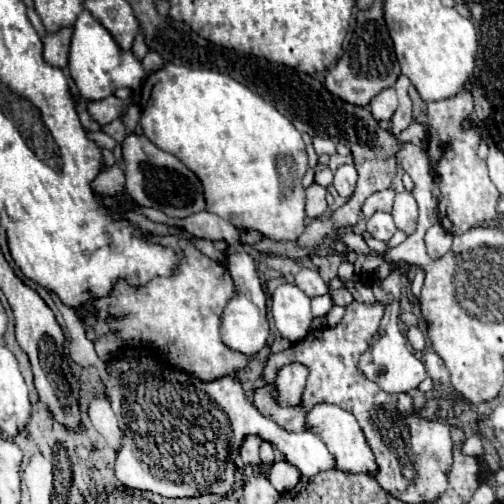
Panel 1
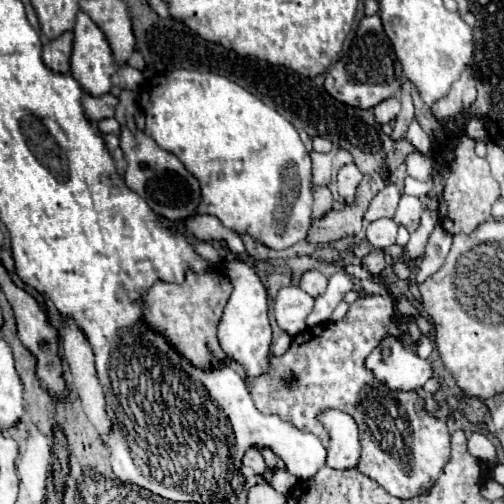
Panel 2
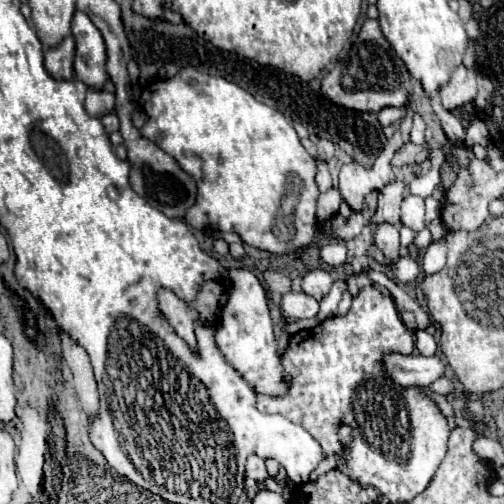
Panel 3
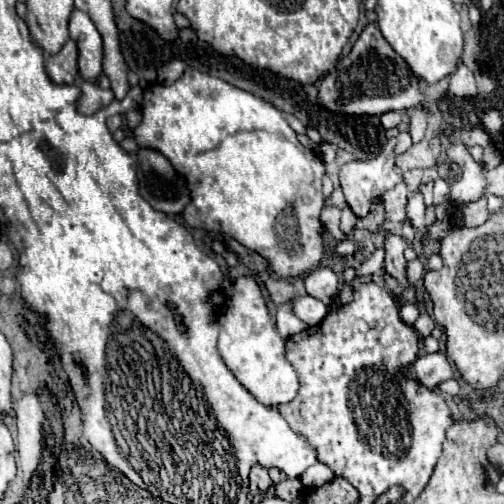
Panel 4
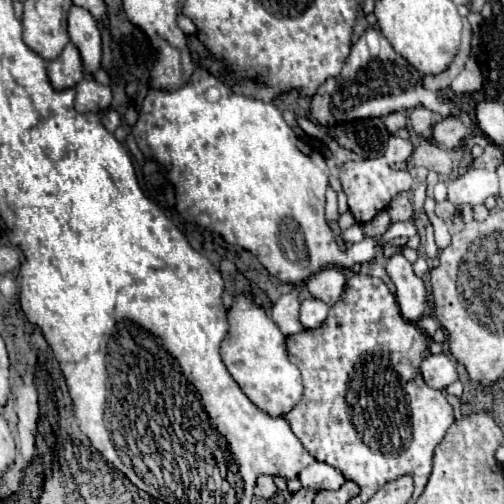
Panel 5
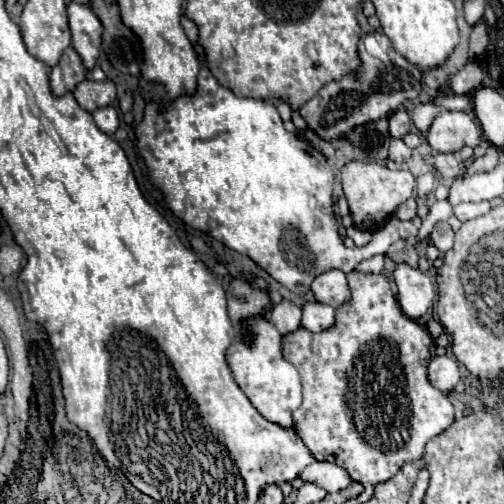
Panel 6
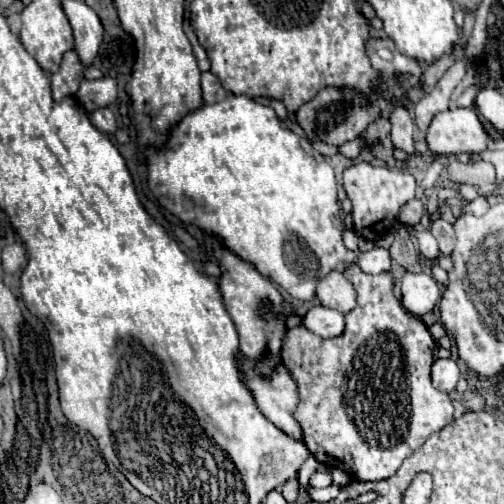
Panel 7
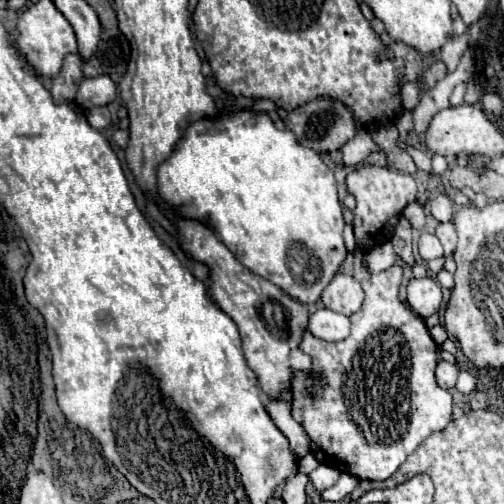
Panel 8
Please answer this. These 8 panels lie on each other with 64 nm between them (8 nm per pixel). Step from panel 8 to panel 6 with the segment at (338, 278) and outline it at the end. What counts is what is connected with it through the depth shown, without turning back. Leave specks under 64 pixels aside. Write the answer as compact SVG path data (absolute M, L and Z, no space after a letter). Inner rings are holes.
M328 270L316 276L312 282L312 294L316 296L318 302L328 304L332 308L338 308L350 298L350 290L346 284L346 274L340 270Z

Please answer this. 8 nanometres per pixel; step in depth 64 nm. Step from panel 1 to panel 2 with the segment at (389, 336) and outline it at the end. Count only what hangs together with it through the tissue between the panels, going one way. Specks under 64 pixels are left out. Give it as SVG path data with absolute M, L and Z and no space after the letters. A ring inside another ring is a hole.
M386 336L364 364L376 380L396 392L422 388L426 380L432 378L430 362L418 358L400 338L394 336Z

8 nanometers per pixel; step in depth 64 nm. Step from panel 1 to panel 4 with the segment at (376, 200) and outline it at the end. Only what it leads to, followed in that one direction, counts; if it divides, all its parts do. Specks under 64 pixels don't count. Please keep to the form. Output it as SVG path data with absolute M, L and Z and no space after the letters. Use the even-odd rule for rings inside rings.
M400 182L400 184L396 184L396 188L390 188L388 192L384 192L382 206L384 206L386 220L404 222L406 220L406 212L404 212L406 200L408 200L408 190L406 190L404 182Z

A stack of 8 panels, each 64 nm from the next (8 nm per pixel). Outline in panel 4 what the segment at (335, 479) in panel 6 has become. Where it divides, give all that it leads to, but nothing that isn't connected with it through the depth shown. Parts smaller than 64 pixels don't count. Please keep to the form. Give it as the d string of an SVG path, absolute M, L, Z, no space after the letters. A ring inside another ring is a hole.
M316 462L316 464L310 466L310 468L306 470L306 474L302 476L302 484L304 484L306 488L310 488L310 486L320 486L320 484L332 480L332 476L334 476L334 472L332 472L326 464Z

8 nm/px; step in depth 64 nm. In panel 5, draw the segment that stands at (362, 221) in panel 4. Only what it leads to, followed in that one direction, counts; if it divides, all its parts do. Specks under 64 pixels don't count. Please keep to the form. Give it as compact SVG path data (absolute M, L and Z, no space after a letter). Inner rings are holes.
M384 210L384 212L380 212L380 216L376 216L376 220L370 220L368 224L360 224L360 226L362 226L366 236L382 236L390 226L388 212Z

